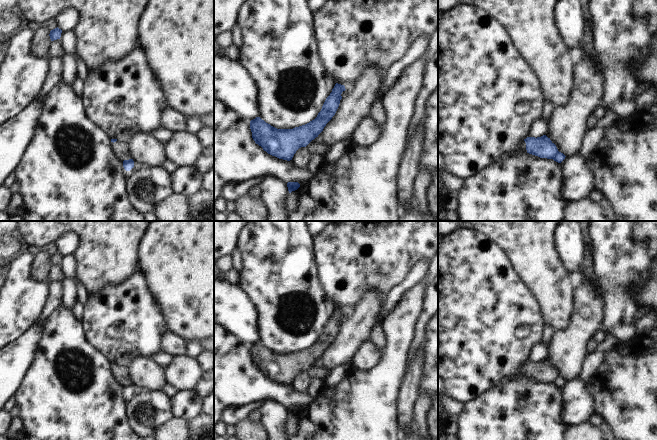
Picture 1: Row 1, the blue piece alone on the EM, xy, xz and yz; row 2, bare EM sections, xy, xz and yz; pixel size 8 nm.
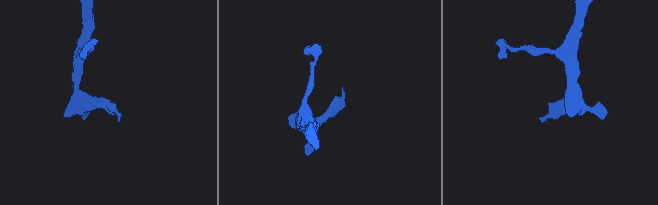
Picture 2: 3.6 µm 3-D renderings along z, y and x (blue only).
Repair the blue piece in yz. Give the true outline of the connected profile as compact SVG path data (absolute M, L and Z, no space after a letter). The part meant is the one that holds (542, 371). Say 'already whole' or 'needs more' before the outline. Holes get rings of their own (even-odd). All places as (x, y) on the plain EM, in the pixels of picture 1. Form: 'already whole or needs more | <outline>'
needs more | M546 359L537 362L527 361L517 369L516 373L519 378L529 377L540 382L553 383L558 387L566 381Z

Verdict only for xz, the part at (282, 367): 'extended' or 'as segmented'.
as segmented

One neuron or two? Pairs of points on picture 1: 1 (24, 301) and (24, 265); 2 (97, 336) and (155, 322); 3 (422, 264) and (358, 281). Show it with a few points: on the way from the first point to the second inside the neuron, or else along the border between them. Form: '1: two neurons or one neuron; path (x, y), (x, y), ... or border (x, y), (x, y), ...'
1: one neuron; path (24, 292), (24, 274)
2: one neuron; path (111, 329), (120, 329), (127, 322), (141, 322)
3: two neurons; border (427, 258), (417, 259), (394, 284)

